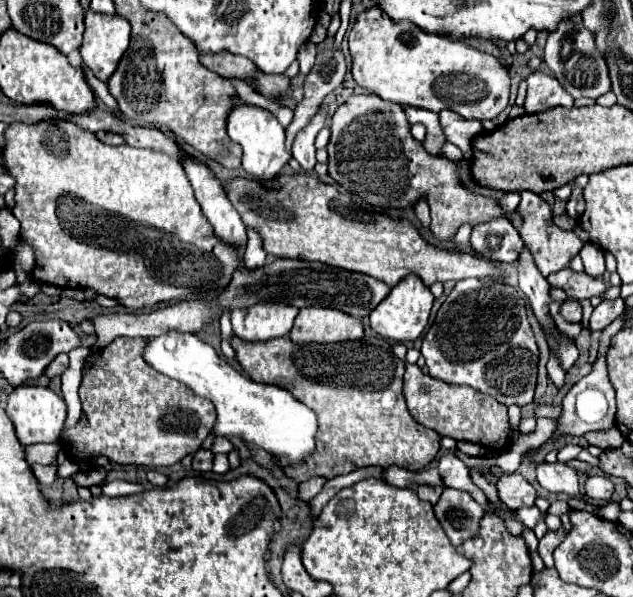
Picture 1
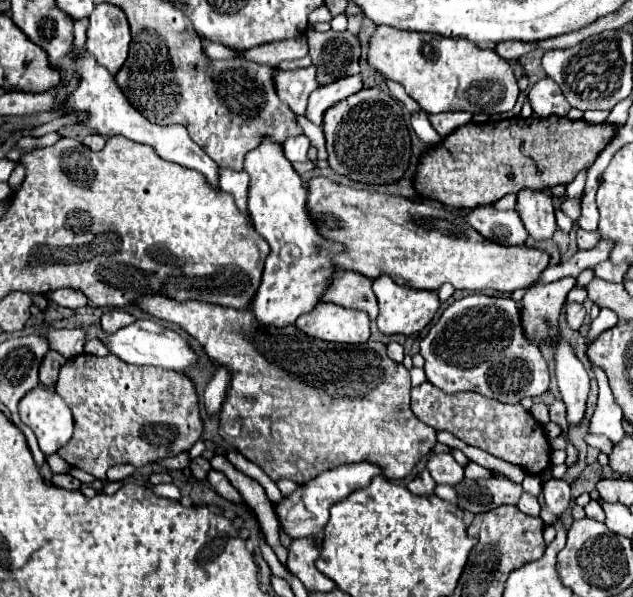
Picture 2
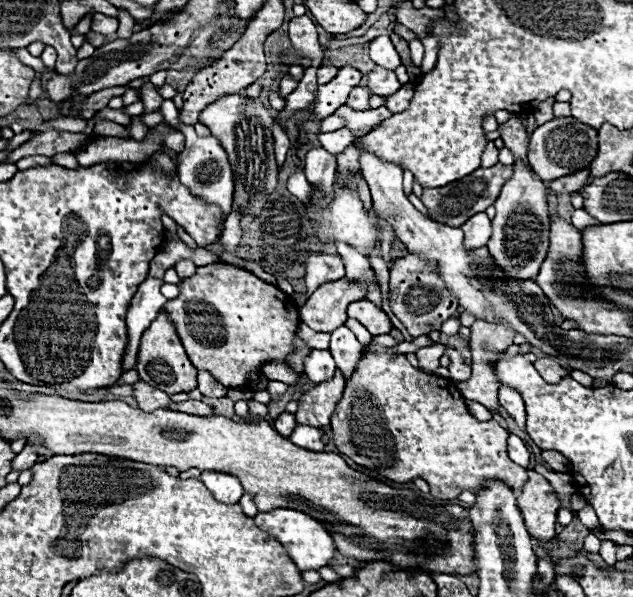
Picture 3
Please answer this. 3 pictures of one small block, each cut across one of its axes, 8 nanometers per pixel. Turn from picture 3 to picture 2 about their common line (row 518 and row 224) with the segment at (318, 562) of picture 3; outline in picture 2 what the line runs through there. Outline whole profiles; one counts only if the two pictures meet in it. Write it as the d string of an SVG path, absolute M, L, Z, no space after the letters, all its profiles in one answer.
M264 140L258 148L248 152L244 170L250 174L248 212L254 228L270 244L262 284L250 310L256 314L260 324L284 328L294 324L298 316L310 312L322 300L324 292L332 286L332 276L338 268L334 256L344 252L344 246L322 238L318 232L306 208L308 190L302 186L302 178L296 174L292 164L284 160L280 144Z

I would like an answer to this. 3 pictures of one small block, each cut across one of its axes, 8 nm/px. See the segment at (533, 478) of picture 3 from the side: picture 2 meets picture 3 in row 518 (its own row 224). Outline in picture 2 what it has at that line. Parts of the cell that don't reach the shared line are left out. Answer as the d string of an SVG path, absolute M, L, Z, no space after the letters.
M524 188L518 192L518 212L534 240L550 240L556 230L552 194Z

